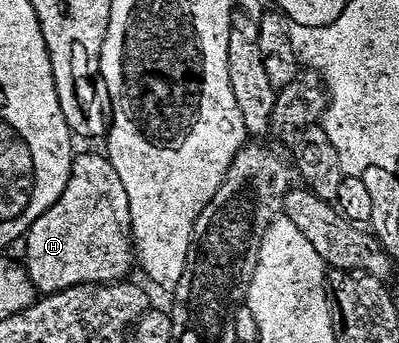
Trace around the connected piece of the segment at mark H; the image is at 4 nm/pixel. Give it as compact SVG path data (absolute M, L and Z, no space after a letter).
M82 152L73 157L70 162L70 173L68 174L68 182L64 186L64 190L60 194L60 198L56 198L56 202L52 202L52 206L48 206L44 210L44 214L40 214L40 218L36 218L36 222L30 224L30 229L24 233L24 245L26 244L26 262L24 269L26 276L30 279L31 286L39 293L49 294L51 292L62 292L66 288L72 288L77 284L109 284L118 282L123 279L122 276L129 270L130 264L132 268L132 241L128 235L128 217L126 214L126 195L124 188L120 186L120 178L116 178L116 170L112 170L109 159L105 155L97 156L94 152Z

